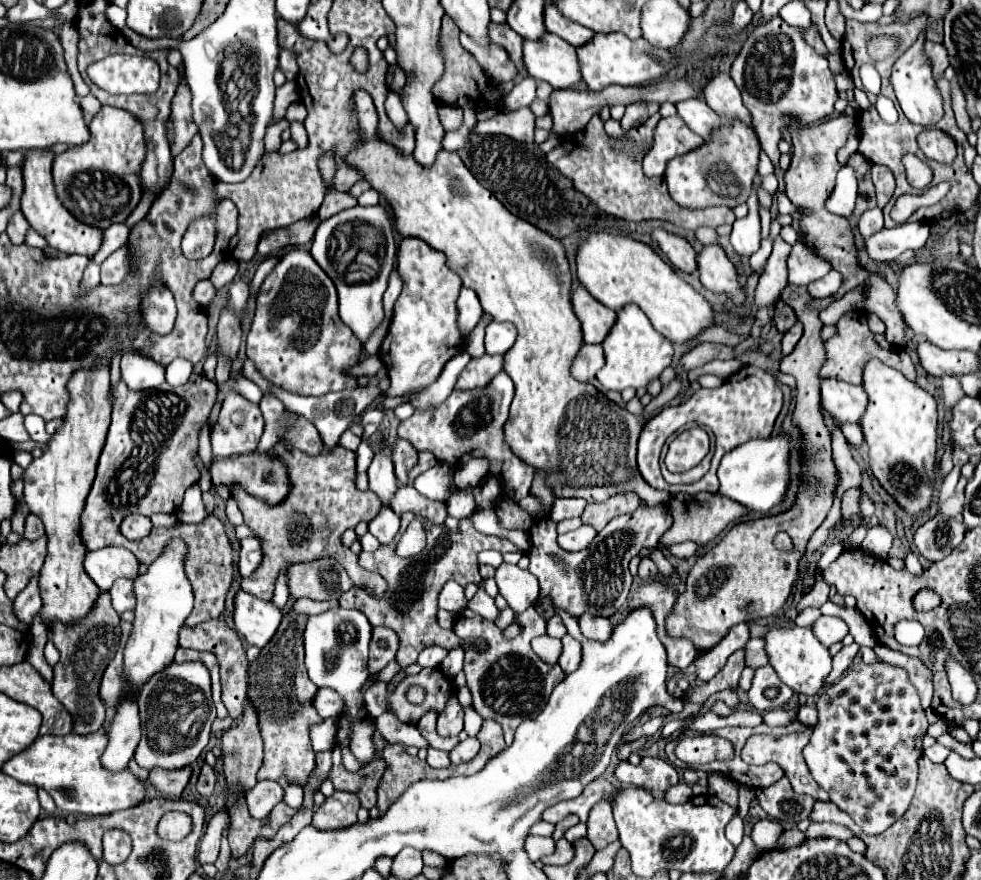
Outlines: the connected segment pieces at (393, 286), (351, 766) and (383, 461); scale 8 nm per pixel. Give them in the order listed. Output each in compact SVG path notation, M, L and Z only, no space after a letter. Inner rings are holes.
M393 271L393 273L391 273L391 277L389 277L389 287L387 287L385 295L383 295L385 319L391 319L391 317L393 317L393 305L395 305L395 301L397 301L399 293L401 293L401 285L403 285L401 277L397 275L397 271Z
M345 747L341 753L343 753L343 767L345 767L347 771L355 773L355 769L363 769L363 767L365 767L365 765L359 765L359 761L355 761L355 755L351 753L351 749Z
M377 453L367 469L369 487L379 495L383 503L391 501L391 495L397 491L397 477L393 473L393 461L389 453Z

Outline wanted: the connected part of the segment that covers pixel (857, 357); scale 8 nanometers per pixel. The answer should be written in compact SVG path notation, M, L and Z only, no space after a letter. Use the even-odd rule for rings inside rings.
M851 309L847 313L843 313L843 317L837 321L835 327L837 327L837 333L829 341L825 341L827 359L821 367L821 373L819 373L821 377L833 377L833 379L841 379L841 381L847 381L847 383L853 383L853 385L861 385L861 367L863 367L863 363L869 361L871 357L877 357L885 365L889 365L893 369L899 369L907 379L915 381L915 365L913 365L911 357L907 355L907 351L897 347L897 345L887 343L883 337L879 341L877 335L867 325L865 311Z

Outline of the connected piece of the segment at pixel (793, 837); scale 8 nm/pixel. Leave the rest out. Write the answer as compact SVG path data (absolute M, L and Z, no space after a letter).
M799 829L785 830L779 838L777 848L789 849L791 845L797 845L803 839L805 839L805 833L801 833Z

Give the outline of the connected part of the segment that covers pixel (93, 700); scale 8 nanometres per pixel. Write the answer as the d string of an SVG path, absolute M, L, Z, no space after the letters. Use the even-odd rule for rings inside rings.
M101 593L93 611L75 625L55 623L51 625L51 639L61 653L59 663L53 667L53 695L65 705L73 717L73 733L89 735L103 729L105 705L99 697L99 681L103 679L103 669L107 669L111 657L115 655L121 639L119 613L111 605L109 593Z

